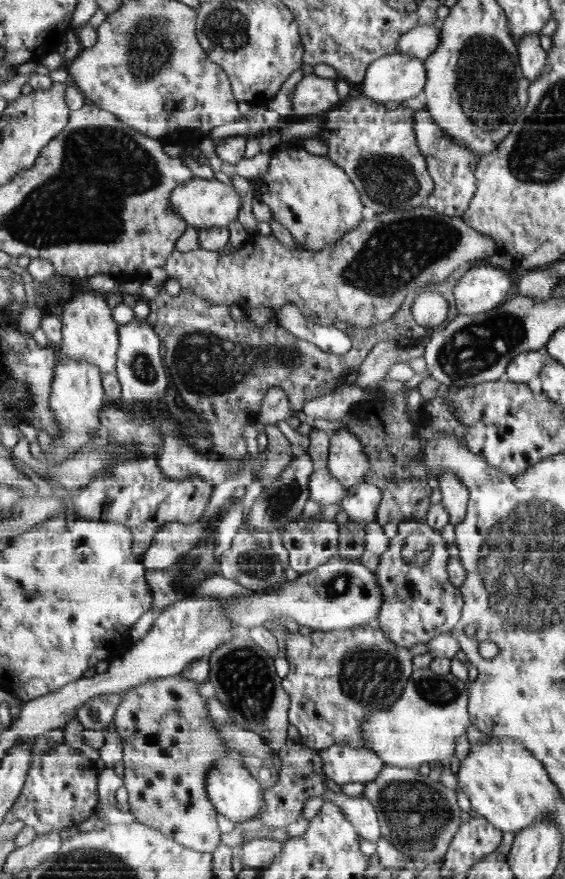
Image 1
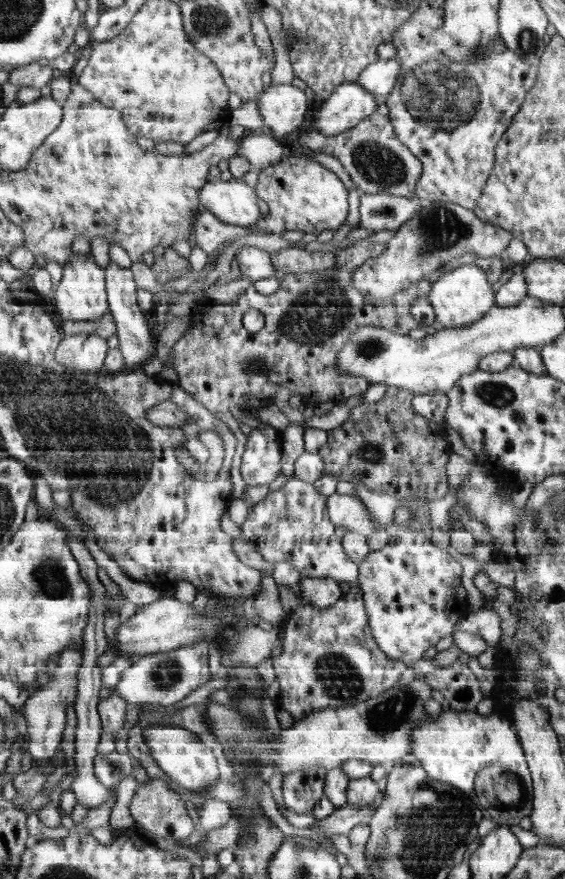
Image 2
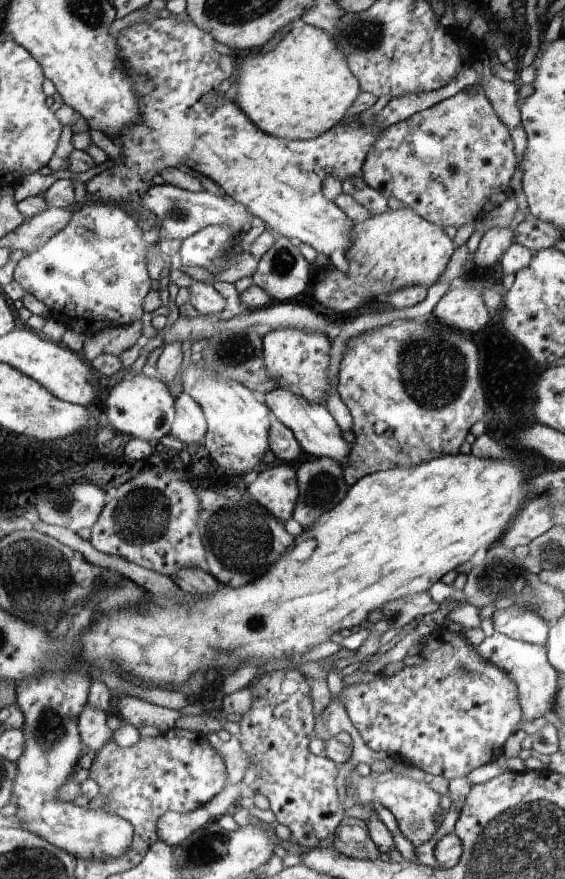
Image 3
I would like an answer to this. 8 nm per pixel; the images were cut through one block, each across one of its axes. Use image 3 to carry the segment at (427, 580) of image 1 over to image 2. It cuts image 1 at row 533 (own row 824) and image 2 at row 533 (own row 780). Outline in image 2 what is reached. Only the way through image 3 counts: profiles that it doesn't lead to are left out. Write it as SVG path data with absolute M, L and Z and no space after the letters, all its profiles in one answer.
M333 494L329 496L331 520L343 532L359 532L369 538L373 532L387 532L395 536L381 552L371 552L361 564L361 590L365 592L365 604L371 618L377 644L393 658L407 666L423 660L429 648L435 648L445 636L453 636L457 624L473 612L463 588L463 566L443 548L435 546L423 532L415 532L407 524L389 524L377 530L375 516L357 496Z

